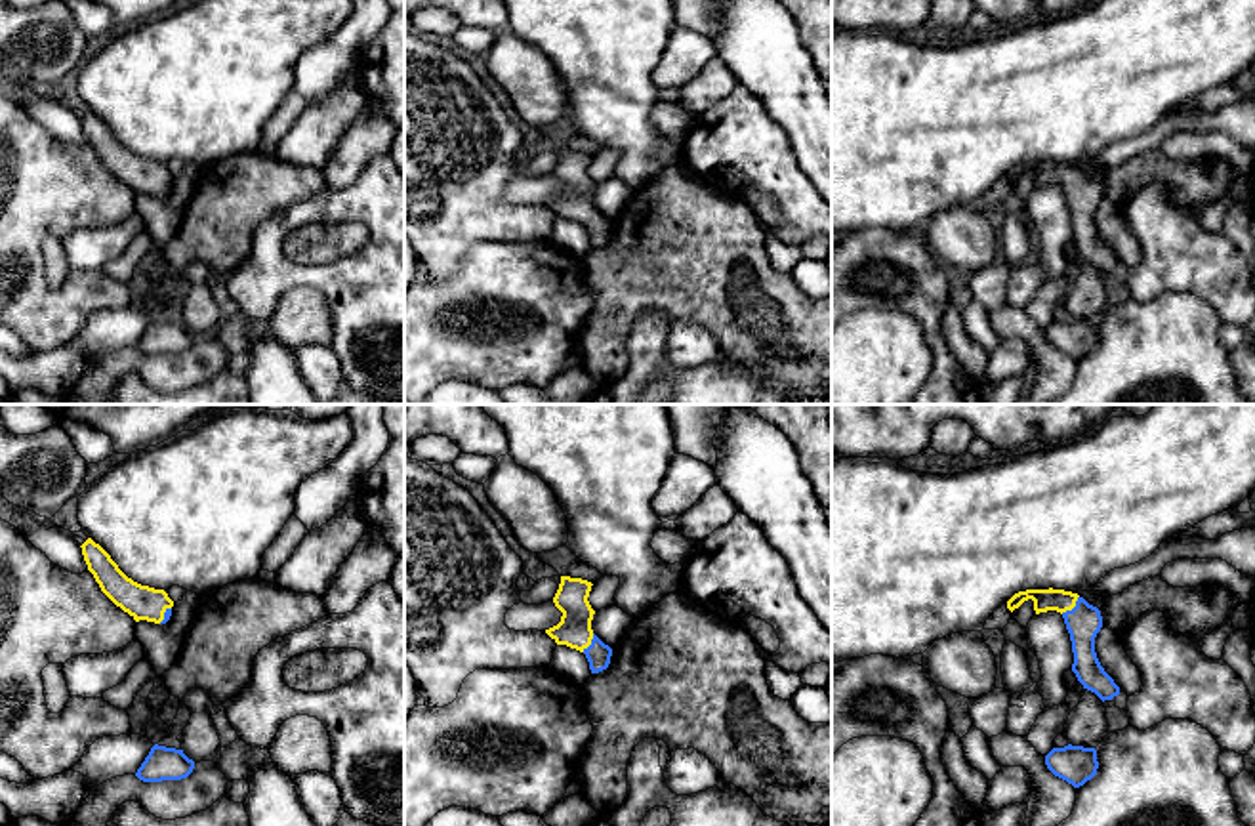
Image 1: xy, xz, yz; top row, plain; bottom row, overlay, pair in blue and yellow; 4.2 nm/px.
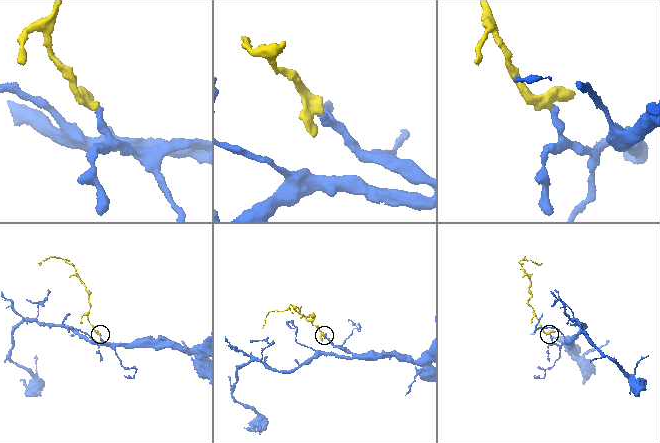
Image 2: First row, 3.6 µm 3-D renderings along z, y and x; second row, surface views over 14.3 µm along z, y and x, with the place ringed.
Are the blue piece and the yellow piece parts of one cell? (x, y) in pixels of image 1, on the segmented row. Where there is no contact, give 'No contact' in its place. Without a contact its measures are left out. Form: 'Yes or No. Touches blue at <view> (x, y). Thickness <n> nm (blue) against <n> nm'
Yes. Touches blue at yz (1074, 607). Thickness 150 nm (blue) against 100 nm

